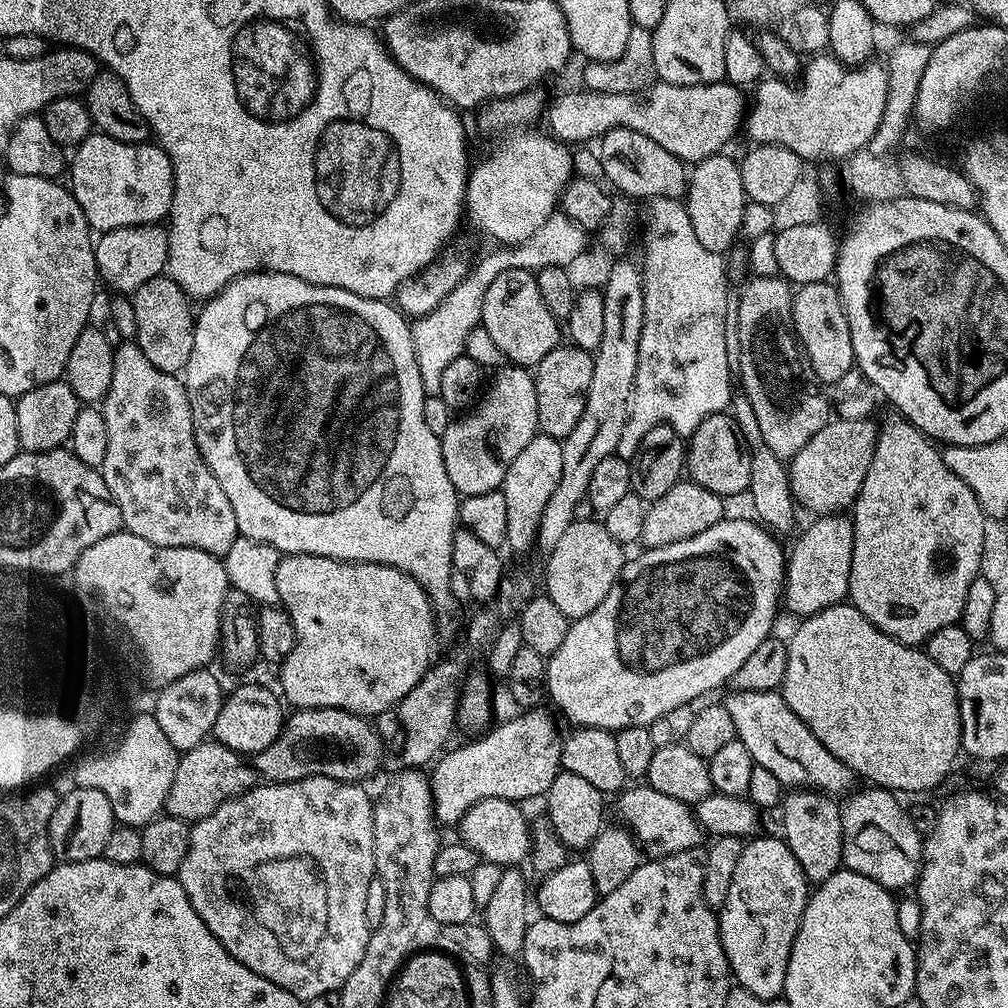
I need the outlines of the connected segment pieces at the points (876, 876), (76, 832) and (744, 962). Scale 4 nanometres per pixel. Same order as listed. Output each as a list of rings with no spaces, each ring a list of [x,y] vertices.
[[[864,786],[861,792],[853,791],[845,800],[848,801],[840,804],[843,867],[889,890],[915,885],[924,862],[924,841],[914,826],[911,811],[900,805],[901,797],[886,788]]]
[[[69,787],[68,793],[61,795],[56,801],[56,809],[50,818],[48,841],[52,847],[53,857],[57,861],[77,864],[87,860],[98,860],[106,850],[106,841],[118,826],[114,810],[110,806],[110,798],[102,794],[102,790],[93,788]]]
[[[759,836],[745,843],[730,894],[718,910],[720,941],[735,983],[758,998],[775,1000],[784,991],[786,966],[808,904],[810,881],[784,839]]]

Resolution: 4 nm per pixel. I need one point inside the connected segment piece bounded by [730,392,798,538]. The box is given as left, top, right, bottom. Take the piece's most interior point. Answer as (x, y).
(769, 488)

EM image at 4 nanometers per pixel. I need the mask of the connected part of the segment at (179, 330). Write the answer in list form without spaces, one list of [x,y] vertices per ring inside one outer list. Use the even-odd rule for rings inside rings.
[[[161,274],[150,278],[150,282],[146,282],[146,286],[138,286],[138,290],[131,293],[130,299],[134,306],[135,321],[137,322],[137,334],[134,343],[142,350],[142,354],[146,354],[146,358],[150,358],[150,362],[154,362],[154,366],[158,366],[158,370],[163,372],[171,372],[173,374],[183,373],[184,368],[190,362],[190,353],[194,351],[194,334],[196,333],[196,316],[194,308],[190,305],[190,297],[186,295],[171,275]]]

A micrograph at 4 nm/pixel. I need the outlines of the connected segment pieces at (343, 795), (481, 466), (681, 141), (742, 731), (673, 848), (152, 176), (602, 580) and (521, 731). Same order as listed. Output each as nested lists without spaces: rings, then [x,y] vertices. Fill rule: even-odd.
[[[311,776],[294,782],[260,782],[249,792],[222,802],[214,814],[195,821],[188,833],[188,849],[178,879],[198,918],[206,922],[214,938],[218,938],[218,942],[222,942],[222,946],[226,946],[226,950],[238,958],[238,962],[254,970],[254,974],[281,984],[287,992],[305,1002],[318,994],[339,992],[346,978],[354,974],[354,966],[362,962],[362,954],[366,954],[370,931],[366,922],[366,890],[370,890],[370,882],[376,876],[373,803],[373,797],[368,797],[364,786],[350,780]],[[278,862],[284,862],[284,868],[286,864],[290,866],[294,862],[308,864],[324,888],[324,930],[314,944],[308,936],[310,914],[302,914],[298,882],[264,882],[266,888],[260,886],[260,880],[266,876],[264,872],[268,872],[268,878],[276,878],[278,874],[282,878],[288,876],[282,866],[280,872],[278,868],[272,870],[272,864],[276,866]],[[260,890],[264,892],[264,914],[271,913],[276,908],[276,900],[284,903],[284,917],[272,928],[268,926],[268,918],[261,919],[256,915],[260,914]],[[292,932],[296,936],[296,956],[286,956],[286,946],[292,946],[292,942],[286,940],[292,936]]]
[[[505,366],[493,376],[496,377],[493,380],[491,377],[486,391],[479,397],[475,407],[461,415],[464,416],[461,420],[460,417],[453,419],[446,434],[439,437],[446,474],[450,474],[450,482],[454,482],[461,497],[497,491],[503,485],[506,470],[510,470],[510,462],[514,462],[514,458],[522,454],[526,442],[530,442],[538,434],[538,398],[533,373],[527,367]]]
[[[653,82],[648,85],[647,88],[640,88],[637,92],[594,92],[591,90],[579,90],[580,92],[564,92],[556,101],[554,99],[547,105],[546,108],[546,121],[548,120],[547,131],[552,136],[561,141],[561,143],[575,146],[580,144],[583,140],[595,141],[597,138],[603,137],[605,132],[614,130],[615,128],[629,128],[630,130],[638,130],[638,134],[646,134],[646,138],[652,139],[654,142],[658,142],[658,146],[662,146],[663,149],[668,150],[670,154],[677,157],[677,159],[683,162],[695,162],[697,160],[705,160],[711,156],[723,153],[724,148],[732,139],[736,136],[736,131],[741,131],[742,125],[746,120],[746,96],[743,96],[741,89],[737,85],[729,84],[727,82],[721,82],[719,84],[699,84],[698,86],[674,86],[673,84],[666,84],[663,82]]]
[[[762,690],[733,691],[733,696],[723,701],[730,718],[734,721],[736,739],[750,750],[753,764],[766,766],[774,778],[788,790],[815,790],[827,792],[829,796],[839,797],[839,792],[848,794],[853,791],[854,773],[846,766],[790,710],[790,706],[779,691]]]
[[[647,786],[625,787],[615,800],[616,812],[620,815],[619,823],[635,836],[645,857],[679,857],[685,852],[699,849],[699,844],[705,843],[706,833],[698,822],[693,805],[678,802],[678,798],[669,798],[667,794],[658,794],[658,790]]]
[[[96,130],[70,156],[73,198],[82,206],[93,233],[118,230],[135,224],[160,224],[169,219],[174,198],[174,166],[155,142],[127,144]]]
[[[599,519],[575,520],[566,529],[566,534],[562,534],[558,546],[554,546],[554,550],[547,553],[548,565],[544,568],[543,591],[550,598],[550,602],[554,602],[554,606],[558,606],[562,614],[566,614],[569,622],[582,618],[590,614],[590,610],[594,610],[594,606],[598,606],[598,602],[602,602],[602,598],[606,598],[606,594],[610,594],[610,590],[616,585],[616,579],[619,578],[626,563],[624,552],[626,552],[625,545],[610,538],[610,530],[606,530],[606,526]]]
[[[537,706],[521,711],[521,716],[512,716],[509,720],[502,721],[497,728],[489,727],[480,734],[485,736],[480,736],[453,752],[445,751],[435,761],[431,769],[433,772],[430,772],[432,801],[436,819],[441,825],[459,825],[466,810],[486,798],[525,802],[524,800],[532,800],[535,796],[543,797],[548,793],[554,778],[562,770],[560,759],[564,740],[561,734],[559,736],[556,733],[557,717],[551,711],[543,712],[542,709],[543,707]]]

